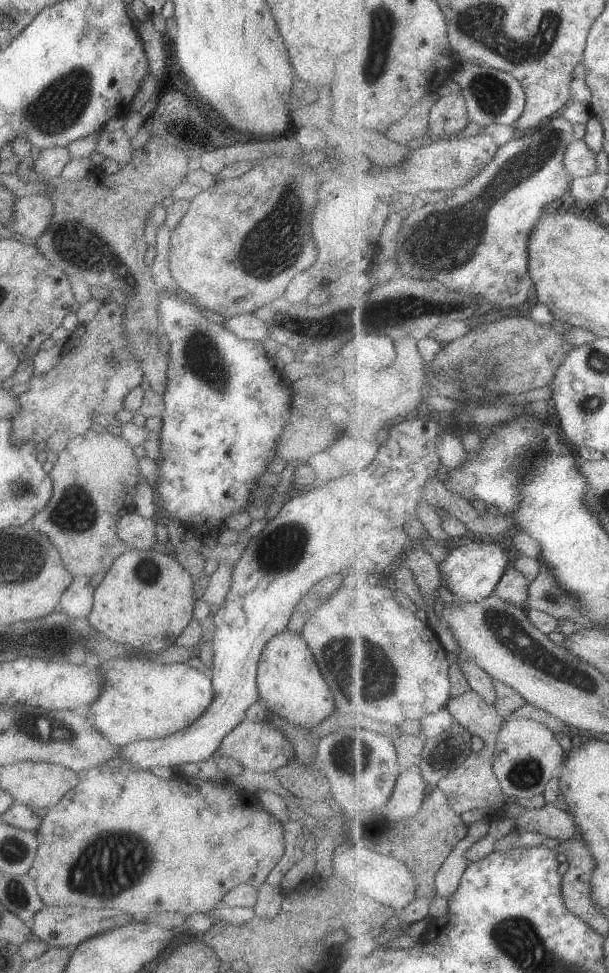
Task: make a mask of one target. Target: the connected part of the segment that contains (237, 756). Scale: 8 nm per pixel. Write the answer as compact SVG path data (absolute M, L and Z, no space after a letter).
M263 719L258 722L242 720L231 732L228 732L215 750L216 755L230 758L233 762L255 772L274 771L279 766L285 766L294 756L294 747L283 733L273 728Z

